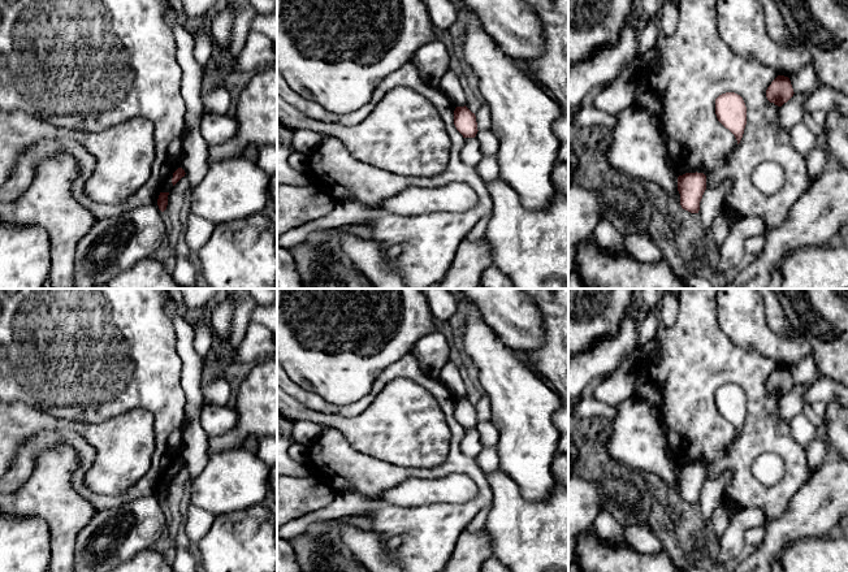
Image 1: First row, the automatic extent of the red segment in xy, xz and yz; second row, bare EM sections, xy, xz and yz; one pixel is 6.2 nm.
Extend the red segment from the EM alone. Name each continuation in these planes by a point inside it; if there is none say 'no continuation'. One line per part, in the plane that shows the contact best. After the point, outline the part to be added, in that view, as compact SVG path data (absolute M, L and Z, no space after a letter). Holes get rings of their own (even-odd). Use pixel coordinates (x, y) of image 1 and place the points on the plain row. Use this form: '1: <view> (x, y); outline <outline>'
no continuation

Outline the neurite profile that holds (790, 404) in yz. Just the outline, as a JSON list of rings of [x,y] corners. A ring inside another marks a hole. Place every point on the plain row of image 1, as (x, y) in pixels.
[[[793,385],[793,387],[779,398],[778,402],[778,416],[789,422],[796,415],[802,412],[804,408],[804,394],[812,385]]]

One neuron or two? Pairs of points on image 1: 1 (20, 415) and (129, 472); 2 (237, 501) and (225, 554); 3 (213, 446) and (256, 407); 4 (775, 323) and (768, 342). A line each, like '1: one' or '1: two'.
1: one
2: two
3: one
4: two

